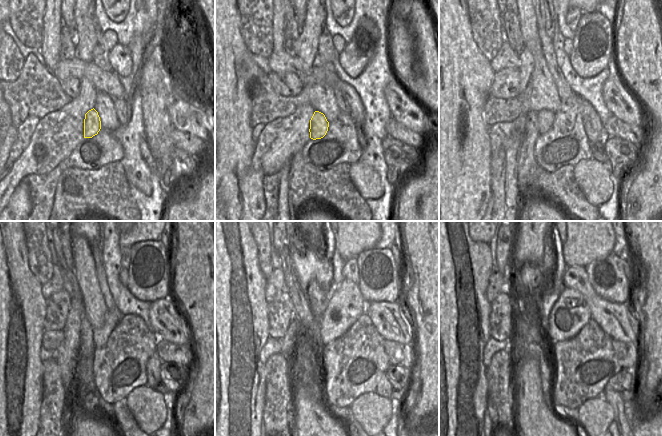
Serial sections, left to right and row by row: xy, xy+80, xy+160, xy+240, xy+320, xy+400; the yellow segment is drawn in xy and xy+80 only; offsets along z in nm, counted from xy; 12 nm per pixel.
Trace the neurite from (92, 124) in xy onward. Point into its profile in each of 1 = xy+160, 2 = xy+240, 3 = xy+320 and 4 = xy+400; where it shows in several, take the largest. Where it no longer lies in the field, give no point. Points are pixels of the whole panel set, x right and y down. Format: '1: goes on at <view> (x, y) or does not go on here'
1: goes on at xy+160 (545, 118)
2: goes on at xy+240 (101, 335)
3: goes on at xy+320 (346, 305)
4: goes on at xy+400 (570, 312)

